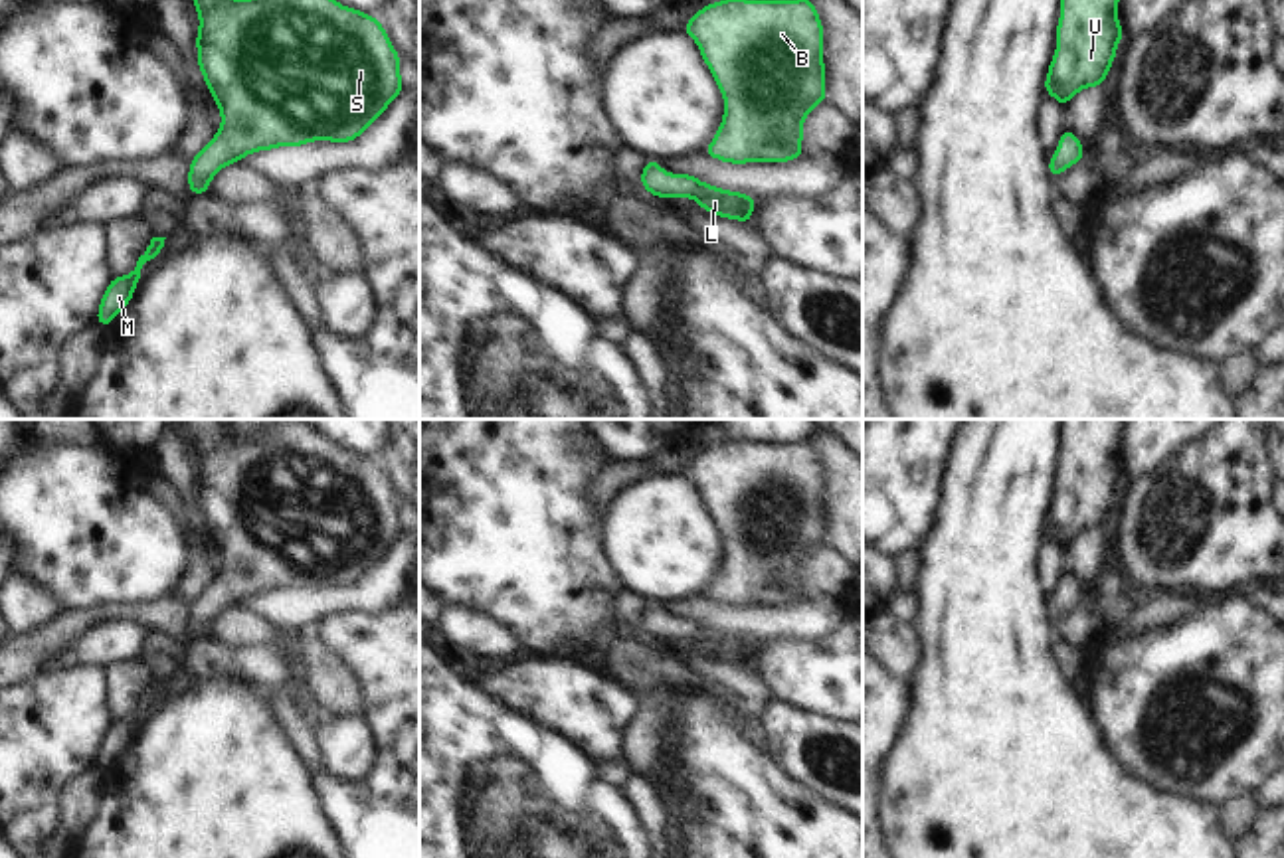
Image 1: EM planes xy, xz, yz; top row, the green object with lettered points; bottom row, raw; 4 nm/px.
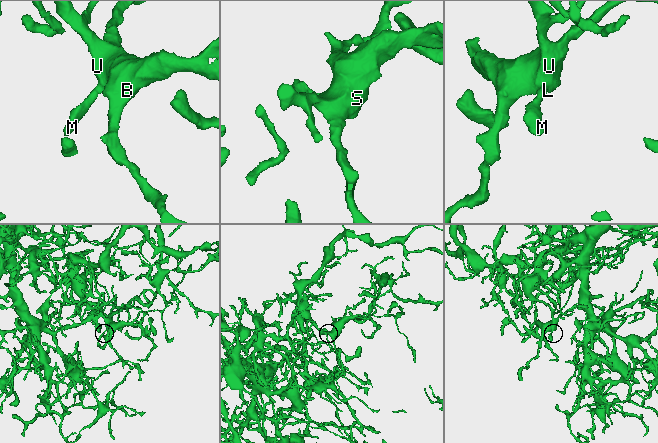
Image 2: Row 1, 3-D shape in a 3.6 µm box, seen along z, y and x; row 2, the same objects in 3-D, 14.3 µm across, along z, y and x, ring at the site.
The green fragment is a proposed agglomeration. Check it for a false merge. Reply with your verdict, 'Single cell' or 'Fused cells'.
Single cell.

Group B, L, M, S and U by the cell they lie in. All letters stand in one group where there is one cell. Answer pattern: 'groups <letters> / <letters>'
groups B L M S U

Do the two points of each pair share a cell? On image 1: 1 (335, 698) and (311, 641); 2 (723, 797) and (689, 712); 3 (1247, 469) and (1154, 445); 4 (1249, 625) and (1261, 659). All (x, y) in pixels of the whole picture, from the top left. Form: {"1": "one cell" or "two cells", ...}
{"1": "one cell", "2": "one cell", "3": "two cells", "4": "one cell"}

